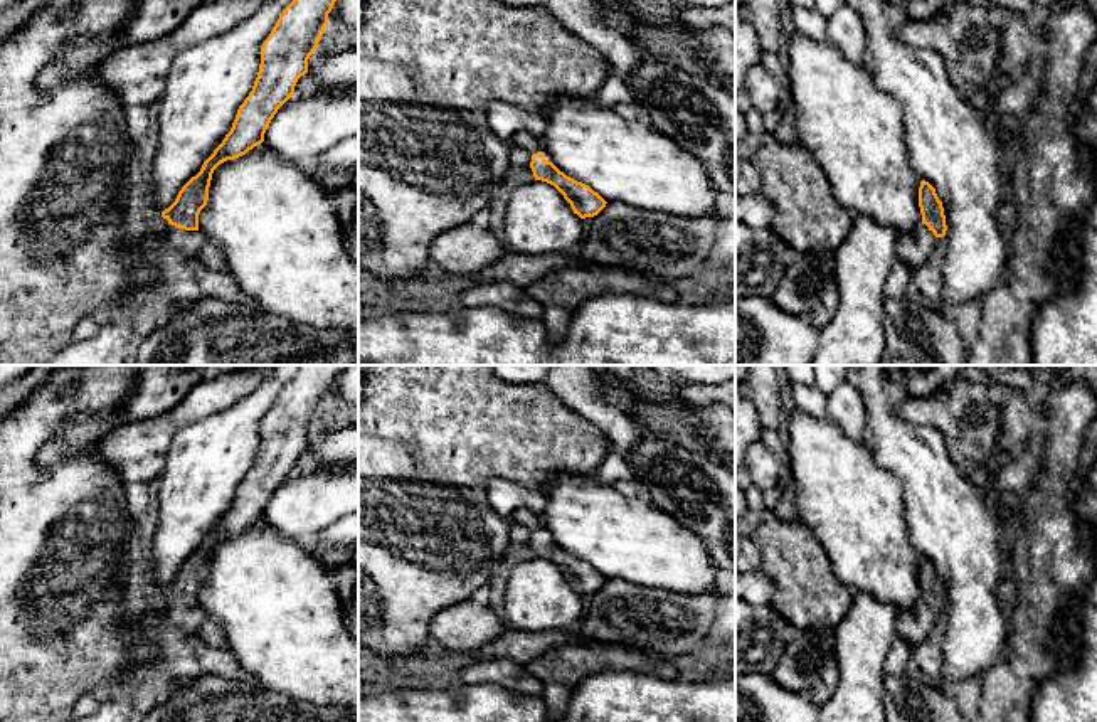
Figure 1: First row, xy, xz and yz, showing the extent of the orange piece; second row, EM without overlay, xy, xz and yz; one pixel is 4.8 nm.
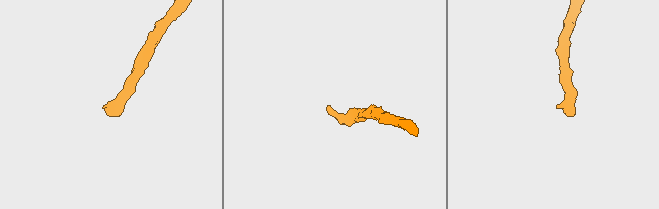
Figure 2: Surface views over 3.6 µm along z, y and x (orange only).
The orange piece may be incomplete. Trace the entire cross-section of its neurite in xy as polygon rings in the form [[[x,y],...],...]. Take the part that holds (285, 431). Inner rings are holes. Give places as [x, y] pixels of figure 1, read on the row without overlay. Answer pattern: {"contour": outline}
{"contour": [[[299,365],[283,387],[261,424],[259,449],[252,468],[239,483],[231,508],[200,549],[178,569],[175,579],[162,589],[163,631],[172,628],[199,631],[207,619],[199,608],[199,591],[207,582],[214,547],[246,532],[264,518],[264,510],[278,486],[294,471],[294,463],[308,449],[308,436],[316,427],[328,390],[345,365]]]}

